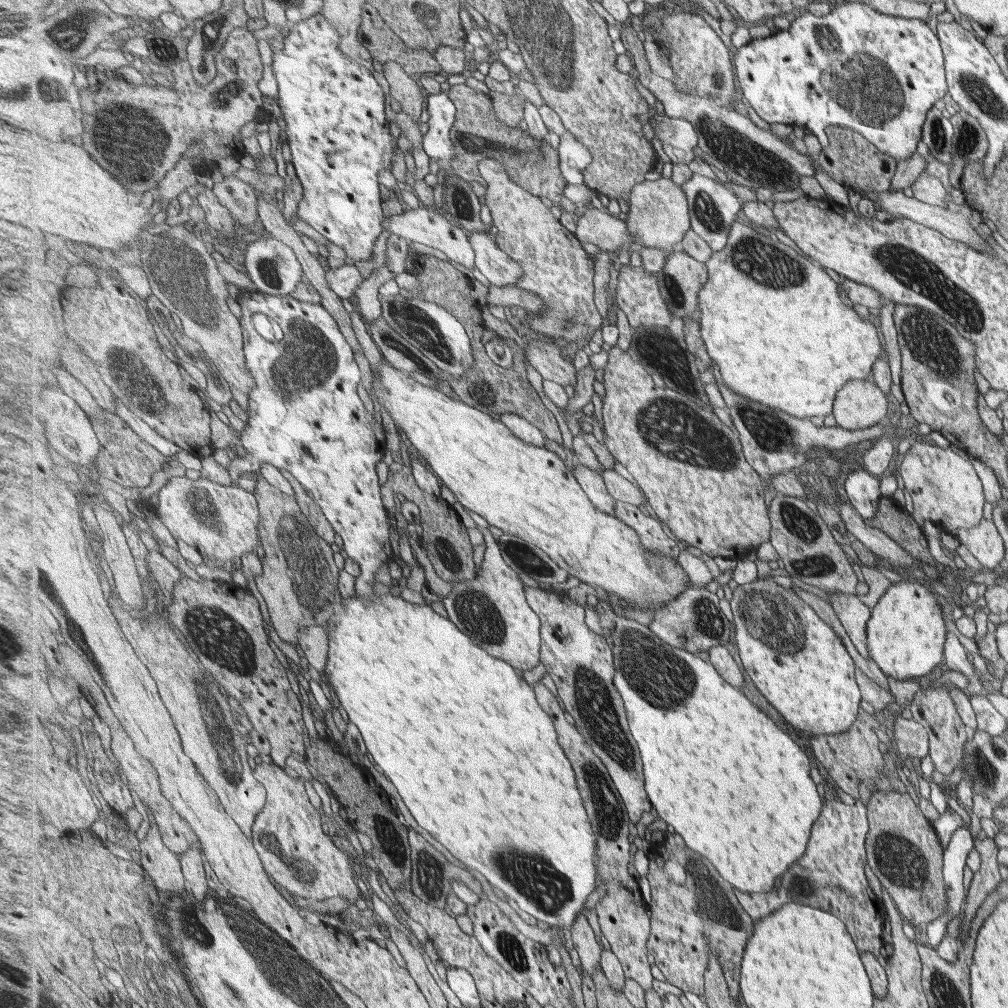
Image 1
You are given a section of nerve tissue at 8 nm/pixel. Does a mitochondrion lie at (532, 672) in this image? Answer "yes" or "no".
no

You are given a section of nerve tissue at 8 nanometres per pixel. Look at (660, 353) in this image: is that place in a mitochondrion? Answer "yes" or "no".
yes

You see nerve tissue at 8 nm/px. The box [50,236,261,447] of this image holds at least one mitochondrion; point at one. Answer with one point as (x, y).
(164, 253)

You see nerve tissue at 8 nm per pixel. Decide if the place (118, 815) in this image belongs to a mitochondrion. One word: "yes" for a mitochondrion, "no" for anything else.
no

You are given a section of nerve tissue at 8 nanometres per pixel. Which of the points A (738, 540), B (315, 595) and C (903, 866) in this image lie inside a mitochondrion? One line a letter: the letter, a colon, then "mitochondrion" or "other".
A: other
B: mitochondrion
C: mitochondrion

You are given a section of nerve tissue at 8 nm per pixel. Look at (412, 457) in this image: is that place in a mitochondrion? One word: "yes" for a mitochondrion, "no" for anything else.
no

